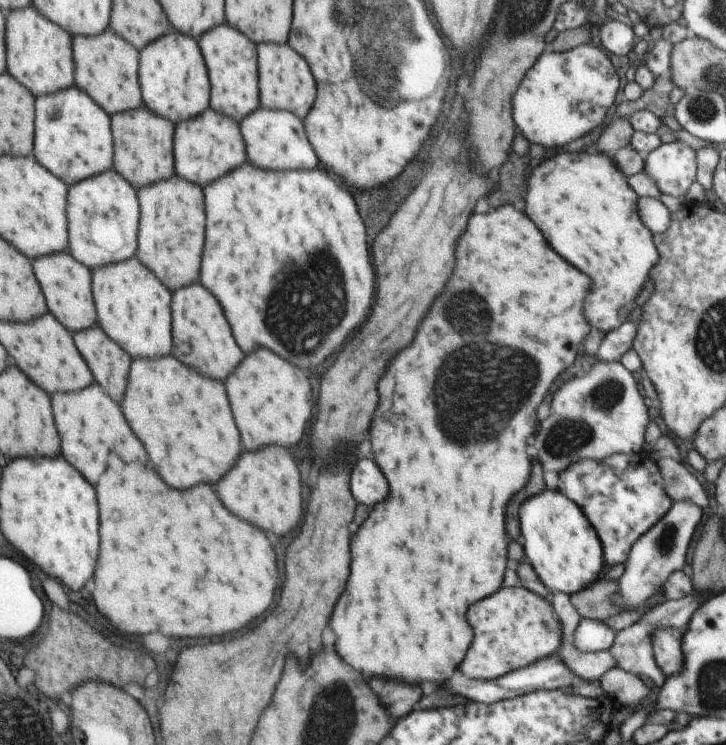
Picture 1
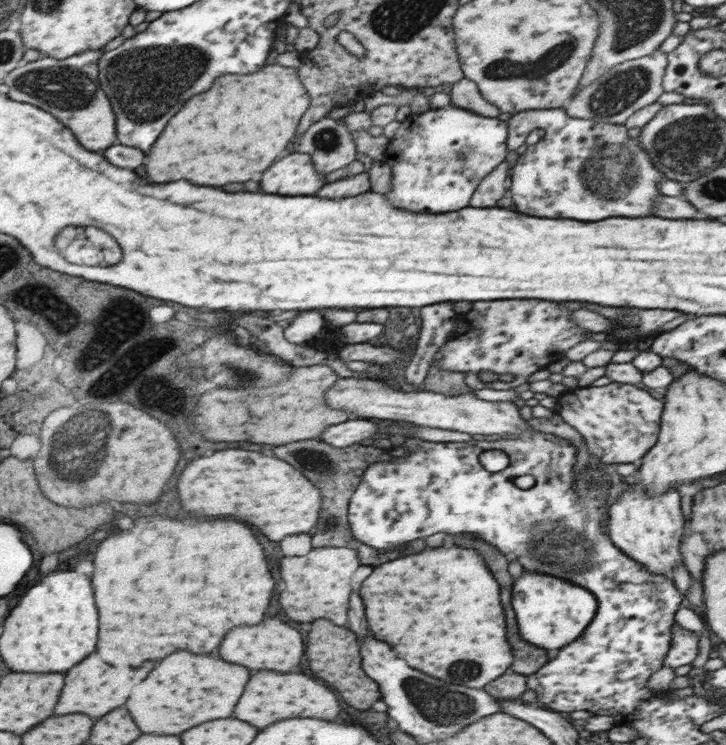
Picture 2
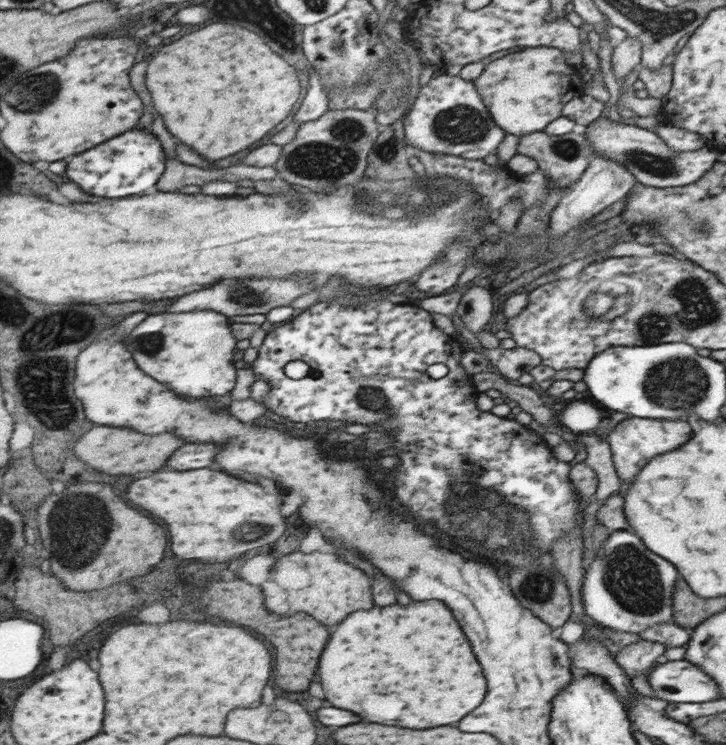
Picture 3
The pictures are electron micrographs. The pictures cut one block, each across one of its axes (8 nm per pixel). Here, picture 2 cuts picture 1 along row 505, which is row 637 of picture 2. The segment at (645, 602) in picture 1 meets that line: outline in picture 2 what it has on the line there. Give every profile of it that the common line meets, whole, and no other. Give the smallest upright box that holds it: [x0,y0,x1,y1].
[663,622,699,669]

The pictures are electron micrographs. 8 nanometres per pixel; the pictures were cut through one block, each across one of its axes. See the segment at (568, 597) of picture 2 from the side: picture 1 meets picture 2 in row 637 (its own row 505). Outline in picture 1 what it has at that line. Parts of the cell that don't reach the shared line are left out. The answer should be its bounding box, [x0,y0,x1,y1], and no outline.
[520,490,604,594]

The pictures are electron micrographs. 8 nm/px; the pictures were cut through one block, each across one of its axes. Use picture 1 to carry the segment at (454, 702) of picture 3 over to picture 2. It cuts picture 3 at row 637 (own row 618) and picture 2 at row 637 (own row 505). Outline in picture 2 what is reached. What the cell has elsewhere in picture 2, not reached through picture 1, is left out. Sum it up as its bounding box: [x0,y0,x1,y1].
[362,546,514,689]

